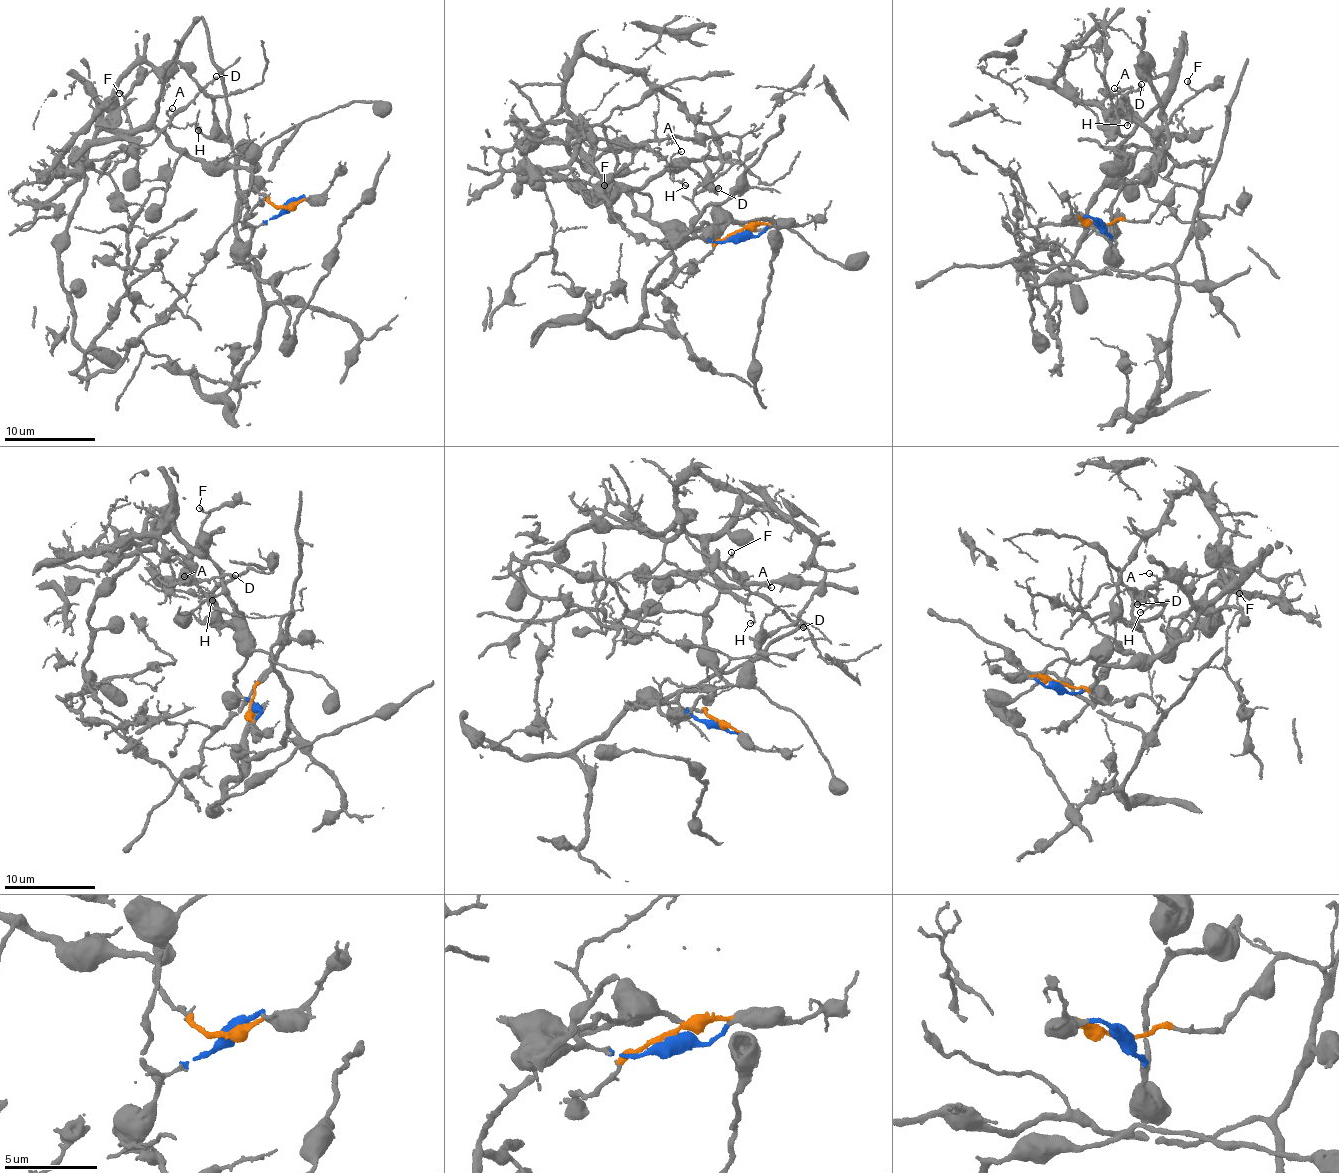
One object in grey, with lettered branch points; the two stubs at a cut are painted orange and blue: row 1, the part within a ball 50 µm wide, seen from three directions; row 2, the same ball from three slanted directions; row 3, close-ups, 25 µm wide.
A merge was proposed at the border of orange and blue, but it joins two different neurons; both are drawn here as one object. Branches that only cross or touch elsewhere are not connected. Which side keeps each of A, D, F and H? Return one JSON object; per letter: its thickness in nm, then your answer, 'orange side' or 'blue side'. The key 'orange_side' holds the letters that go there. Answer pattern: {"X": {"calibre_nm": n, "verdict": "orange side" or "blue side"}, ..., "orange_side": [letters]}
{"A": {"calibre_nm": 110, "verdict": "blue side"}, "D": {"calibre_nm": 220, "verdict": "blue side"}, "F": {"calibre_nm": 160, "verdict": "blue side"}, "H": {"calibre_nm": 90, "verdict": "blue side"}, "orange_side": []}

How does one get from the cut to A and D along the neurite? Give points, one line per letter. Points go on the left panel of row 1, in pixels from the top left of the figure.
A: (283, 206), (254, 226), (249, 171), (192, 160), (155, 128), (101, 131), (88, 163), (145, 147), (172, 107)
D: (283, 206), (254, 226), (249, 171), (192, 160), (155, 128), (101, 131), (88, 163), (145, 147), (217, 76)

